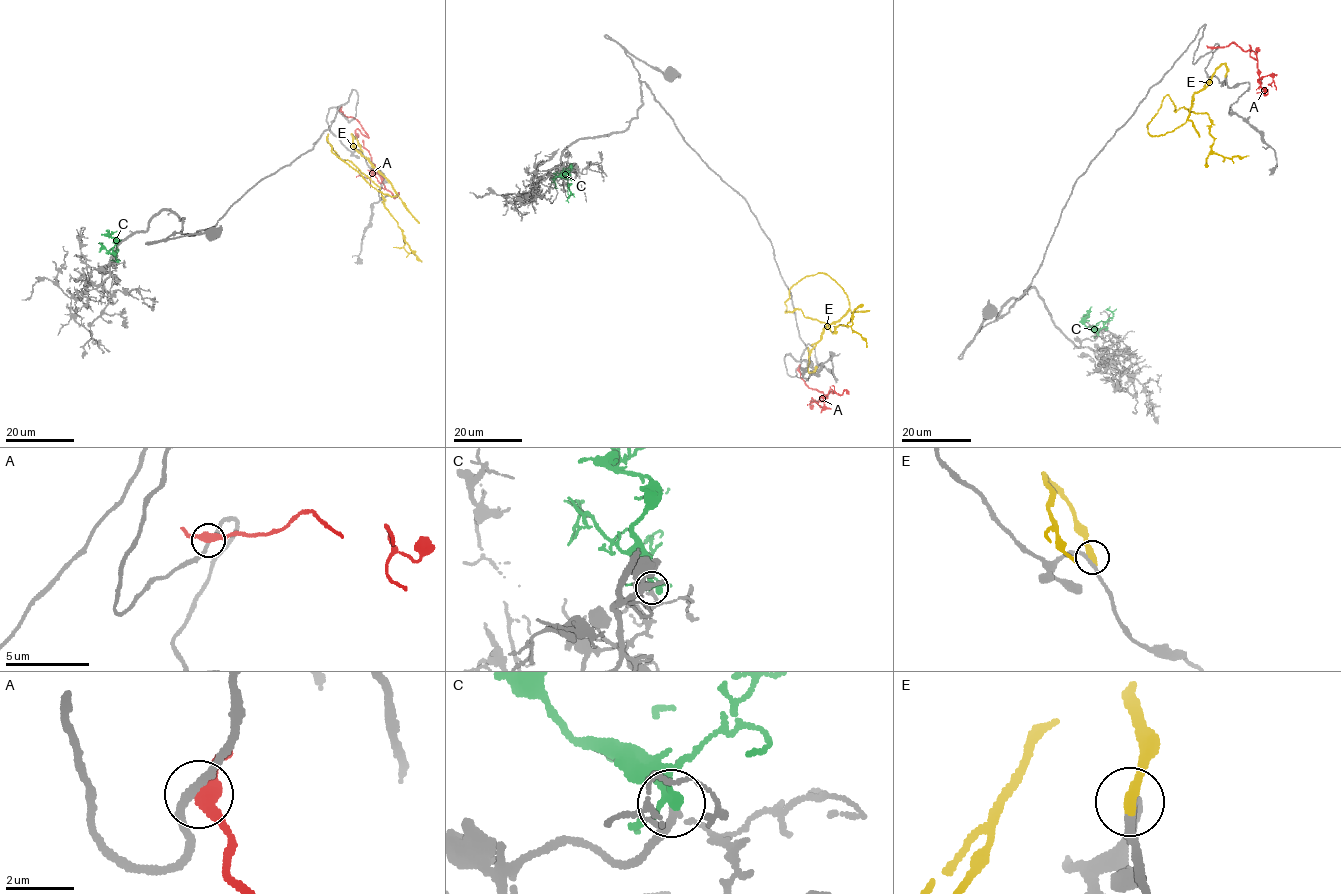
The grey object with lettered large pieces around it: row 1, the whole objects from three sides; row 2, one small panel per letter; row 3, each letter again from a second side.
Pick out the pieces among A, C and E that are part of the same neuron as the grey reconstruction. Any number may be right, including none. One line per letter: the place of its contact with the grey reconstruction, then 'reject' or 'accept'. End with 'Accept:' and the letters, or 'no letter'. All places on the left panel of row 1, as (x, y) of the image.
A: contact (339, 110); reject
C: contact (116, 260); accept
E: contact (361, 151); reject
Accept: C

